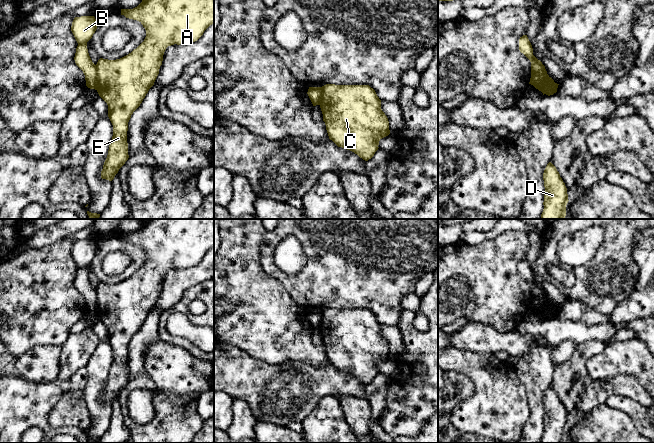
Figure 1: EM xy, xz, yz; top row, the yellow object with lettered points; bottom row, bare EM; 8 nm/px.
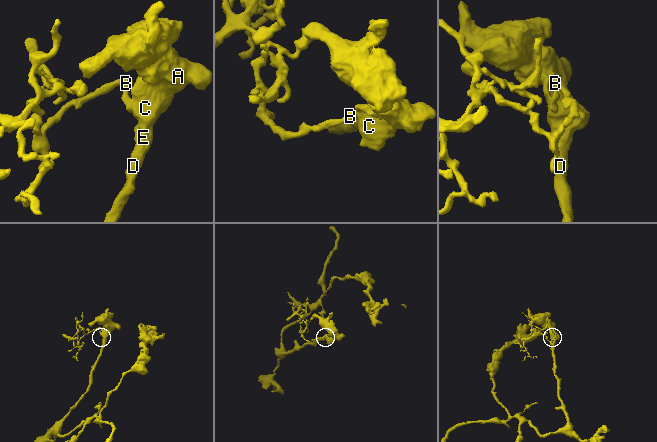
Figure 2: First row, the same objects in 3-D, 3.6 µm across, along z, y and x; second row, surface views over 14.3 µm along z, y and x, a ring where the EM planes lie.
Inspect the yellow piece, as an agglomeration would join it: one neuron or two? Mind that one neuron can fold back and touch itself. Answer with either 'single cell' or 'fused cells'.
fused cells

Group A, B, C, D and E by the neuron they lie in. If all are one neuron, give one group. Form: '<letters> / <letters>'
A C D E / B

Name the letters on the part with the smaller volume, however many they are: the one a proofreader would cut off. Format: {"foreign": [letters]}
{"foreign": ["B"]}

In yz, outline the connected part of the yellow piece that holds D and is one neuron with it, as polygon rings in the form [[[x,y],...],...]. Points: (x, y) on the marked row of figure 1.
[[[549,162],[543,173],[544,209],[540,219],[565,219],[568,194],[556,167]]]

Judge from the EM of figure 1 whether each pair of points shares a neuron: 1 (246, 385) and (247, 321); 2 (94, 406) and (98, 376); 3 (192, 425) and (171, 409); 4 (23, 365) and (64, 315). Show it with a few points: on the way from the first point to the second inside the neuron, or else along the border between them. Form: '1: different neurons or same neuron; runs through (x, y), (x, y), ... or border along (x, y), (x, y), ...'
1: different neurons; border along (224, 343), (237, 346), (251, 356), (267, 363)
2: same neuron; runs through (93, 399), (95, 383)
3: same neuron; runs through (187, 423), (176, 414)
4: different neurons; border along (59, 345), (35, 345), (18, 357)

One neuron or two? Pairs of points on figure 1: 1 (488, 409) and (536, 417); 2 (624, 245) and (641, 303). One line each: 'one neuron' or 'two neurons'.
1: two neurons
2: two neurons

